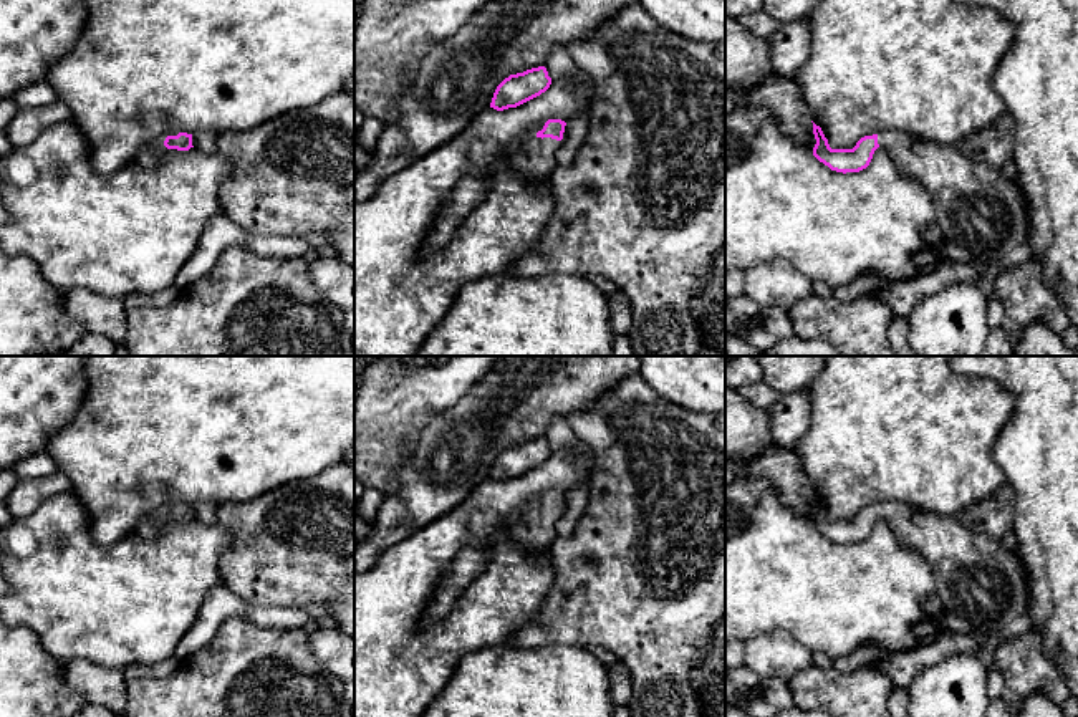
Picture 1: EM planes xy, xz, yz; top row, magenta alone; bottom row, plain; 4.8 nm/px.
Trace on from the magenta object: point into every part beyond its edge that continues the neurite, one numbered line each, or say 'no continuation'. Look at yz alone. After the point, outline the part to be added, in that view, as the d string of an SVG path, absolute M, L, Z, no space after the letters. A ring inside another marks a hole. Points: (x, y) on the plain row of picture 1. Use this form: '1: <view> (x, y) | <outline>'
1: yz (982, 585) | M879 502L878 515L904 545L926 558L934 575L936 594L942 603L944 628L972 638L985 666L994 662L1000 644L1035 629L1023 563L1002 540L972 532L955 517L922 512L901 502Z

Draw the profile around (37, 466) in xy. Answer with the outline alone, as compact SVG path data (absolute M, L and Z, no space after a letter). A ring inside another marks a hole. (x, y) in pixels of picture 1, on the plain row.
M43 450L28 457L20 459L8 467L18 482L41 479L56 472L56 462L51 455Z

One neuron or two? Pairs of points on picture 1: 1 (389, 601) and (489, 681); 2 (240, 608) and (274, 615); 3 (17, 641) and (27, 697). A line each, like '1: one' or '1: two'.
1: two
2: one
3: one

